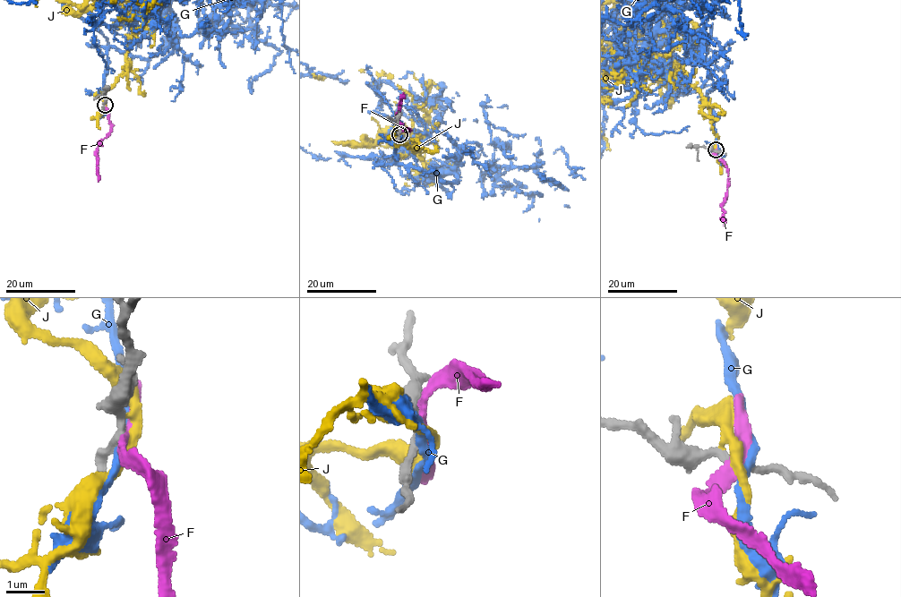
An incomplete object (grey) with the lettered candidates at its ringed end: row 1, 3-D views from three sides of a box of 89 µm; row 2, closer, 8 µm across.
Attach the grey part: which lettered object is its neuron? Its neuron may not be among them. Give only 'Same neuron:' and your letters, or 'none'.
Same neuron: J

